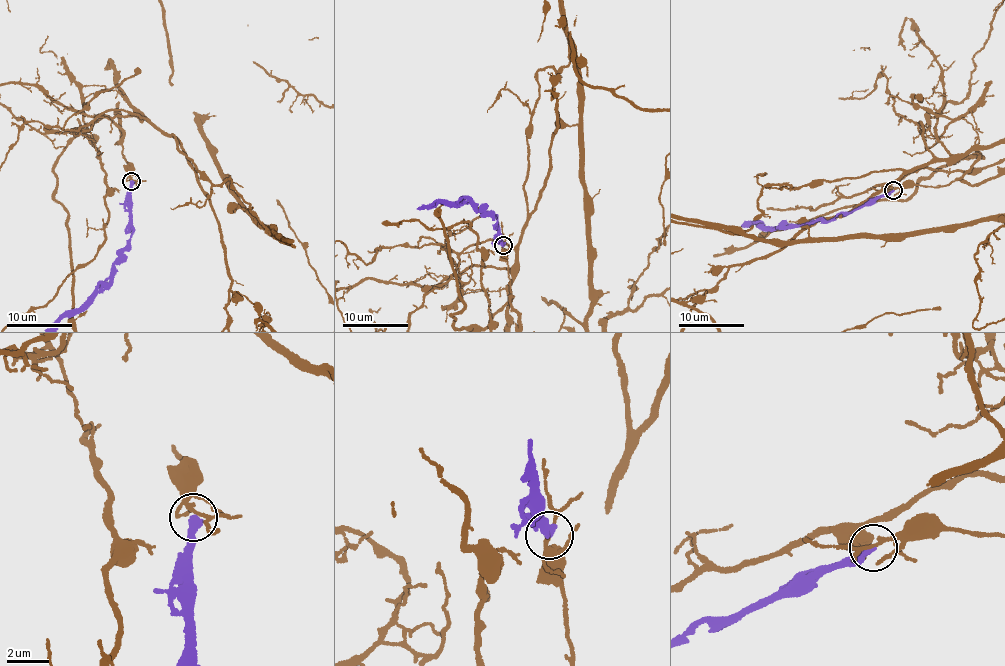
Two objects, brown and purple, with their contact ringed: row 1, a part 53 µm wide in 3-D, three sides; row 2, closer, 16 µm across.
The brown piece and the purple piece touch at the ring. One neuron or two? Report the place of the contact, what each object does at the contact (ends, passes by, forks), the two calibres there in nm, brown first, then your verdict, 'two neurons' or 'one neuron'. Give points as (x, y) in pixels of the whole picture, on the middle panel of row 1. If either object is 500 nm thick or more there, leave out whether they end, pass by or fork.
(503, 245) | brown forks | purple ends | 120/360 nm | two neurons

